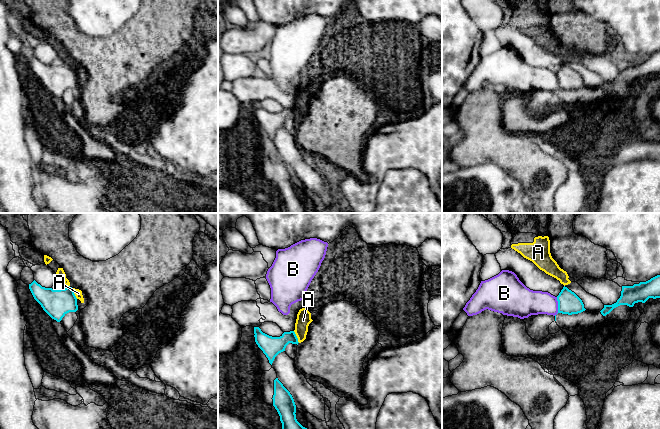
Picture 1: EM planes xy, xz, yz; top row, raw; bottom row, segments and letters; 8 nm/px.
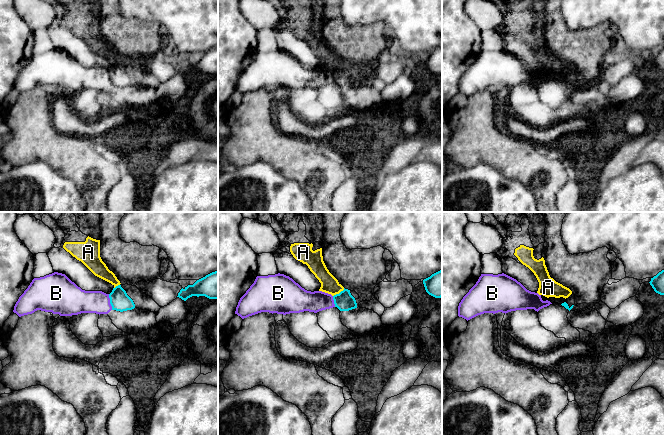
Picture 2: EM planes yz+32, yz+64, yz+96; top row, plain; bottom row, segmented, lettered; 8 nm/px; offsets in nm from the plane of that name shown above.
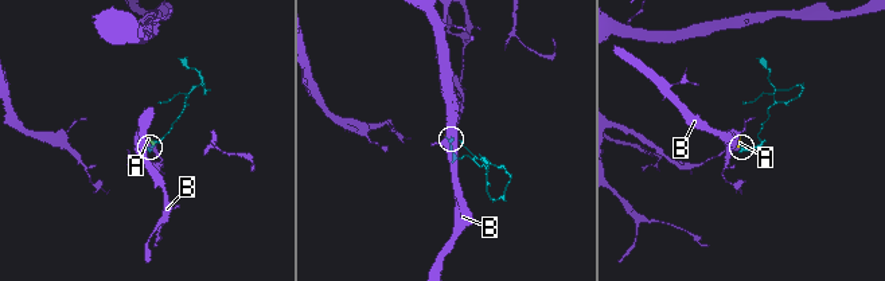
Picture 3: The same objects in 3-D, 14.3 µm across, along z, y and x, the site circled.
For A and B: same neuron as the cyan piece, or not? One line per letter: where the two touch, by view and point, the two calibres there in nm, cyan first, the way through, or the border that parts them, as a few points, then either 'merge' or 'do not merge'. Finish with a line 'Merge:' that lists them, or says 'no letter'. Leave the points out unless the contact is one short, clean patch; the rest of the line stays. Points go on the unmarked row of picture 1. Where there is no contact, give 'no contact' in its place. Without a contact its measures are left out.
A: xz (296, 113) | 160/120 nm | along xz (293, 107), (299, 118) | do not merge
B: yz (558, 82) | 180/200 nm | along yz (557, 73), (557, 88), (554, 91) | do not merge
Merge: no letter

